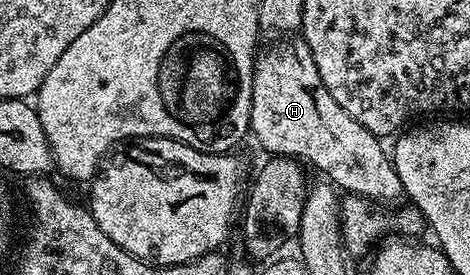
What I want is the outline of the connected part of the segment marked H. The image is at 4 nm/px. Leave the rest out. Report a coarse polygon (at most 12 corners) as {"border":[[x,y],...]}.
{"border":[[303,37],[252,65],[251,137],[345,195],[399,203],[385,143]]}

